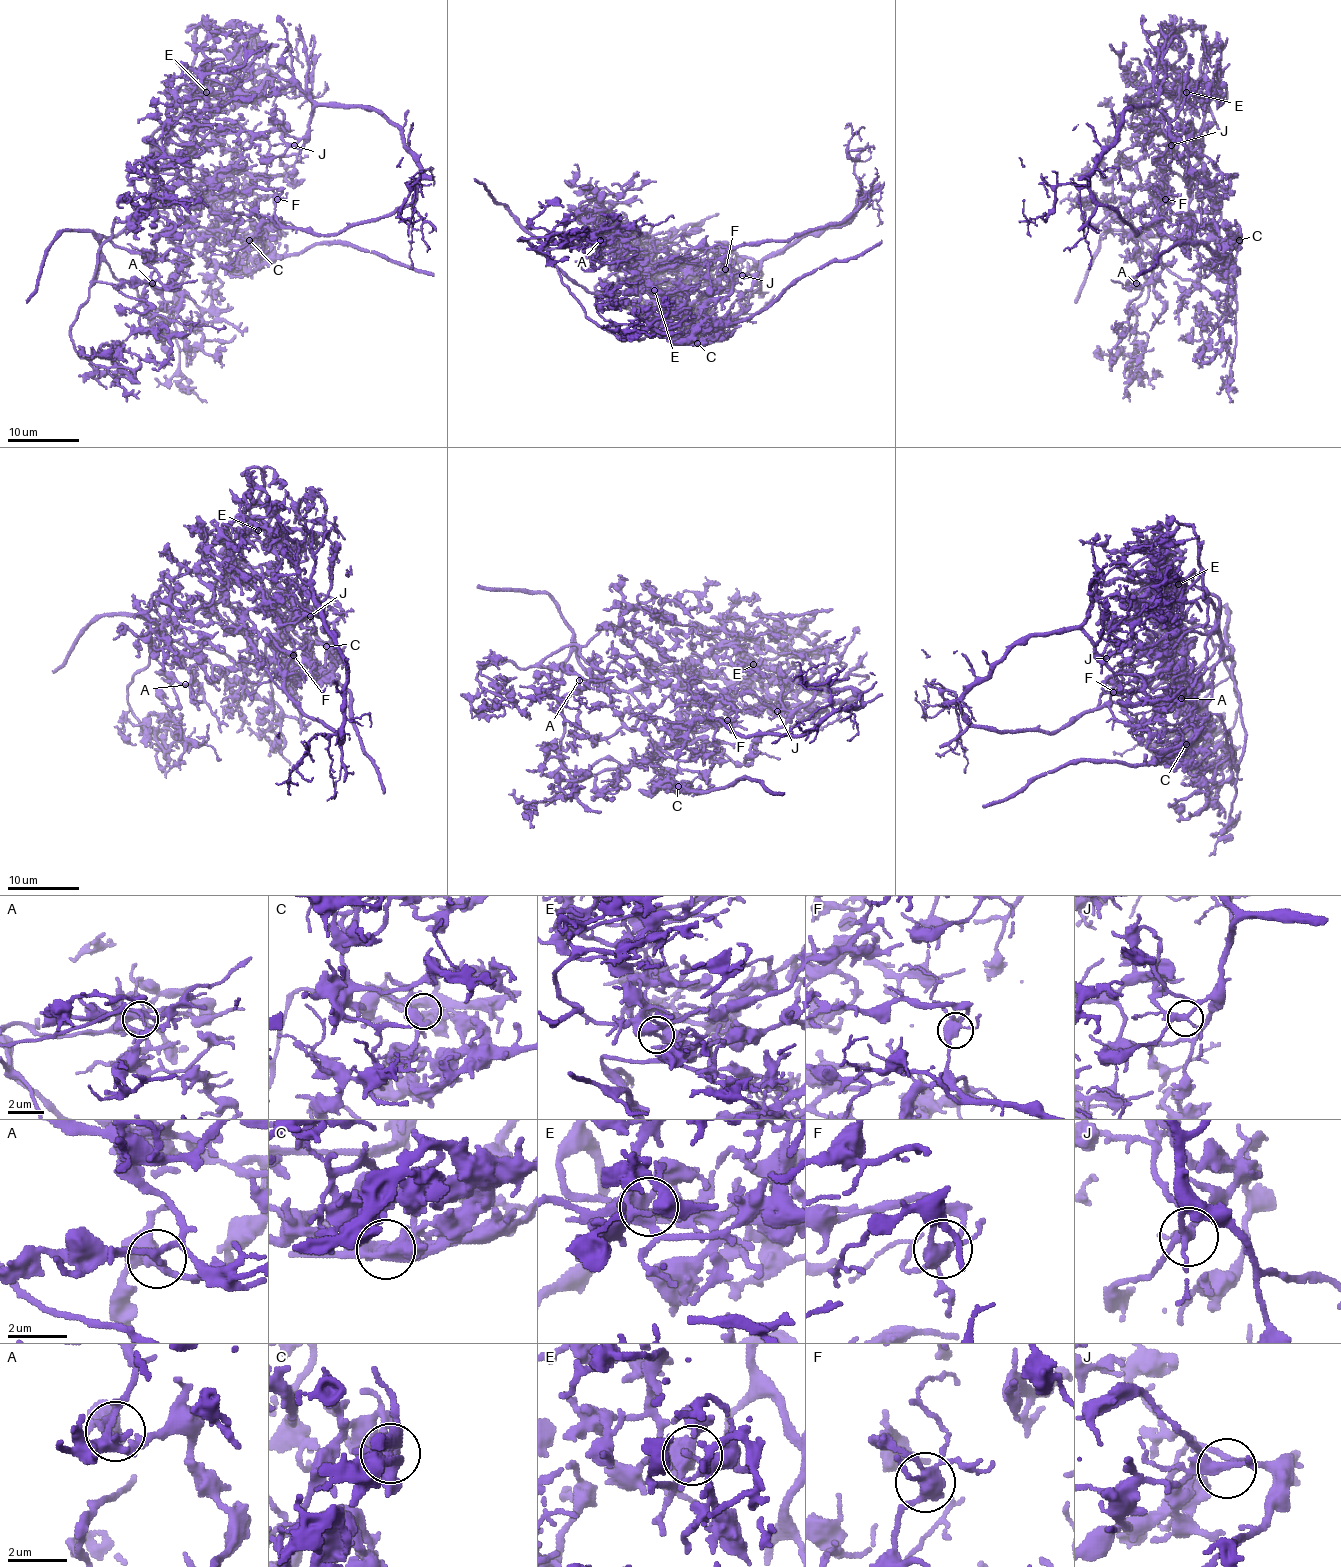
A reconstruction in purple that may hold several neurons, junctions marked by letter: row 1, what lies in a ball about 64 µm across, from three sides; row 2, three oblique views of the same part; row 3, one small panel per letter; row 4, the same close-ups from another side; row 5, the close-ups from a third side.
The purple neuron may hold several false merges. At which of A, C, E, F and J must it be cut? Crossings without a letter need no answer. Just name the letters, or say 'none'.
C, F

